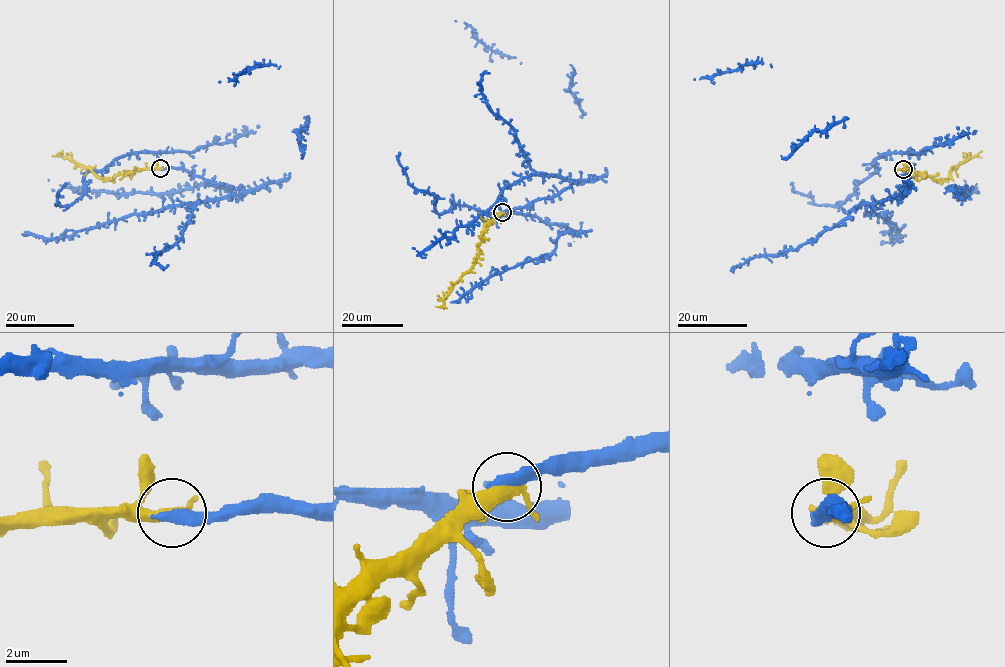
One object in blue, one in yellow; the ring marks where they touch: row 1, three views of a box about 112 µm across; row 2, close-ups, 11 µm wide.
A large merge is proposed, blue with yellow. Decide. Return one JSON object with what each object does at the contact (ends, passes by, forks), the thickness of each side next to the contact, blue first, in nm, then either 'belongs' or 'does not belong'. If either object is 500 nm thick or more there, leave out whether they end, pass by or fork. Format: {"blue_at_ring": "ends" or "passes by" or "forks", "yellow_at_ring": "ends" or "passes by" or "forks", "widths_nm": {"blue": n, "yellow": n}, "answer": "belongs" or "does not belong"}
{"blue_at_ring": "ends", "yellow_at_ring": "passes by", "widths_nm": {"blue": 440, "yellow": 360}, "answer": "belongs"}

